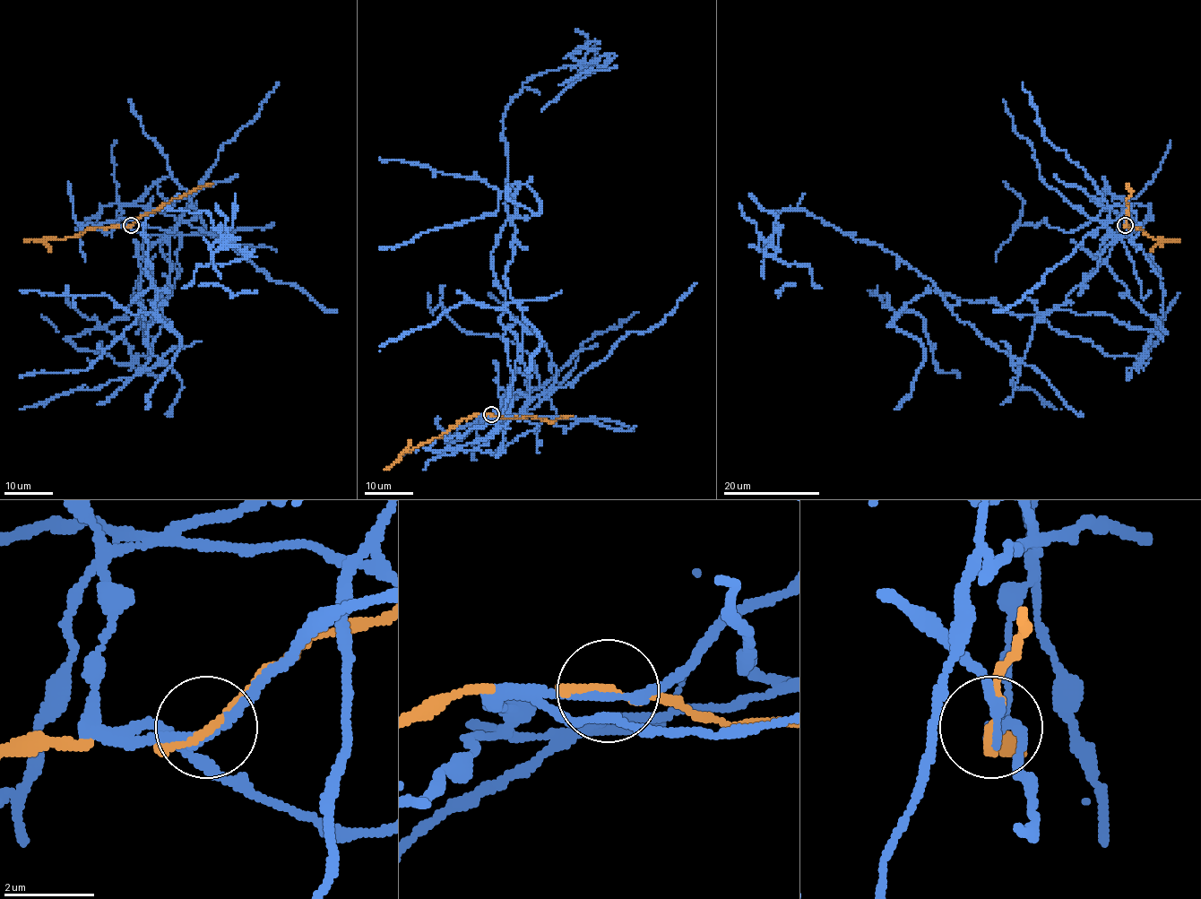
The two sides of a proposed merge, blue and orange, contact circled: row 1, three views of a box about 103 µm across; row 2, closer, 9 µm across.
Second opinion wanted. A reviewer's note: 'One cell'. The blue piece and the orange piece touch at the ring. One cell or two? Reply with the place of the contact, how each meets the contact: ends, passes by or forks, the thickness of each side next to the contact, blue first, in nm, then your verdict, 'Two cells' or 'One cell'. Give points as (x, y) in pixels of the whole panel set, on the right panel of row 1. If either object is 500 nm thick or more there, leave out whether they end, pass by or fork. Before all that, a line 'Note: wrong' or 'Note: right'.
Note: wrong
Place: (1125, 225). At the ring blue passes by. At the ring orange ends. Thickness 220 nm (blue) against 220 nm. Two cells

